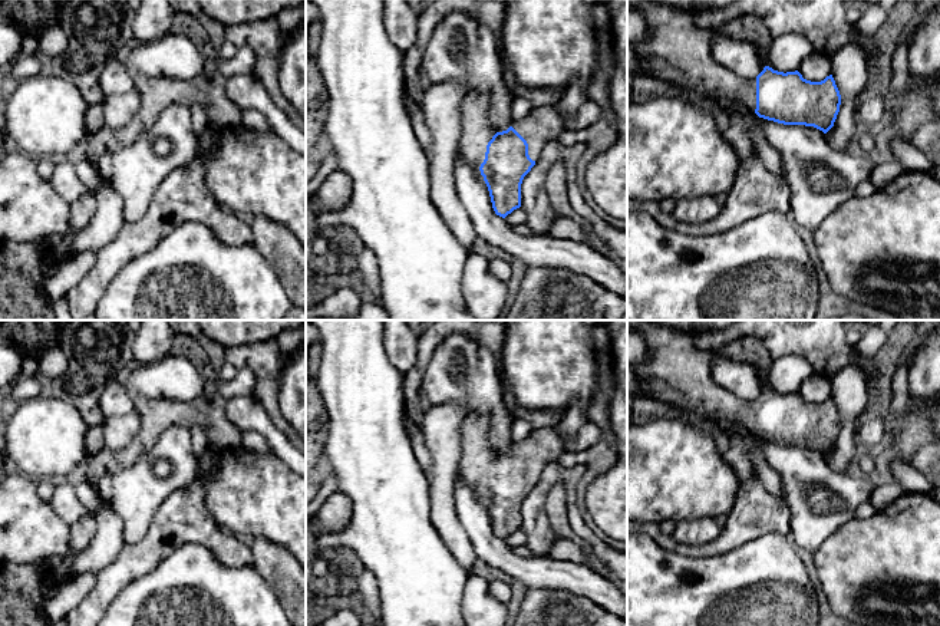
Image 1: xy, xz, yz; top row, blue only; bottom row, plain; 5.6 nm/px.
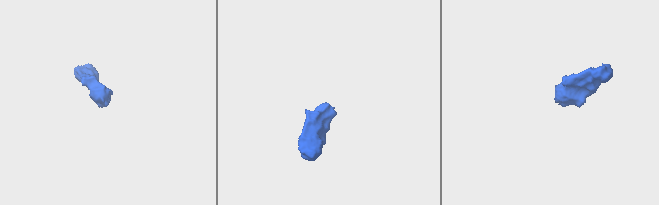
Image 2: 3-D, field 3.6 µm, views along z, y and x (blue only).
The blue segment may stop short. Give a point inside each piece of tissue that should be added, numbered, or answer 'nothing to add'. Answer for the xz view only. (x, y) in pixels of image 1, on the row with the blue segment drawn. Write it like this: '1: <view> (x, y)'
1: xz (544, 124)

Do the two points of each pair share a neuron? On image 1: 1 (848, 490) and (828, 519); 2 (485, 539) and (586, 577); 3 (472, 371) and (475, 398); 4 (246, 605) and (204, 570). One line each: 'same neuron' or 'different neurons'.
1: same neuron
2: same neuron
3: same neuron
4: same neuron

